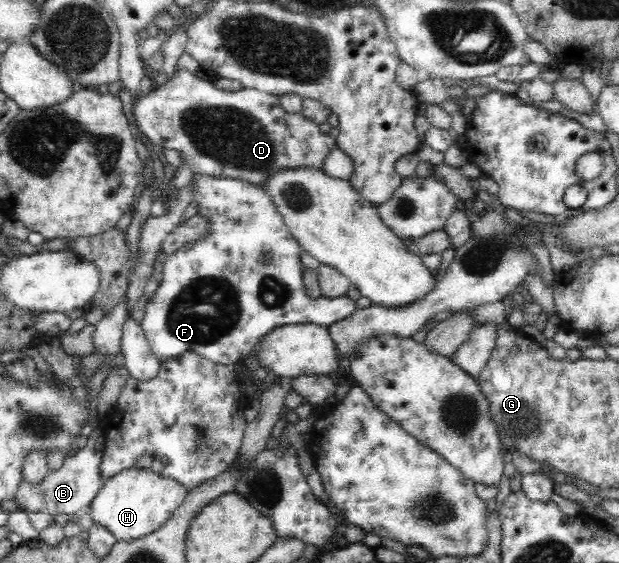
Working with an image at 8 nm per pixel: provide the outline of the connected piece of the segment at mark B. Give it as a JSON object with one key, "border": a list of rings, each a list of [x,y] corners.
{"border":[[[102,425],[98,426],[86,440],[82,441],[78,451],[64,460],[62,468],[57,472],[48,472],[45,482],[39,486],[30,484],[23,479],[17,490],[17,503],[19,509],[31,512],[45,512],[49,515],[66,514],[75,515],[78,511],[87,510],[103,485],[101,477],[101,461],[103,457],[104,431]]]}

